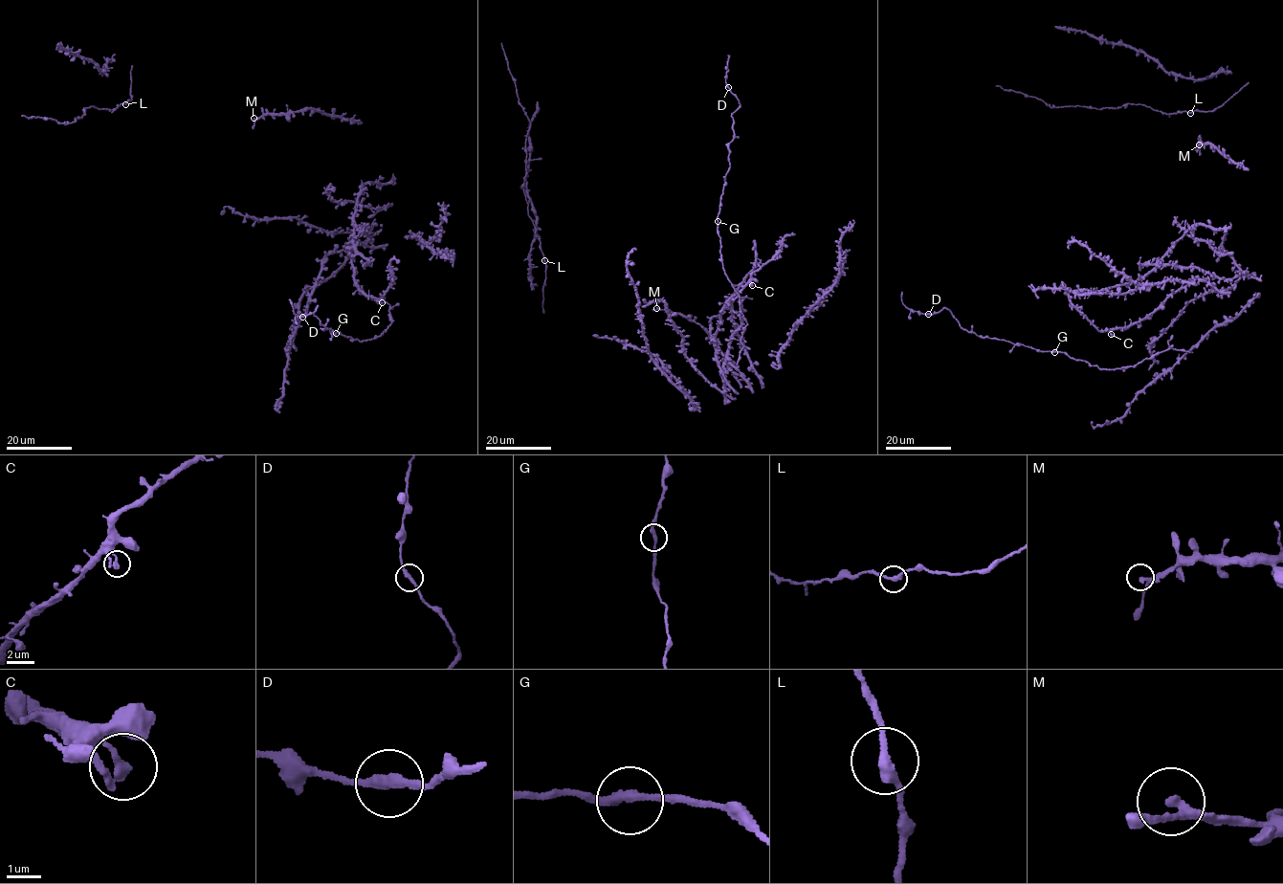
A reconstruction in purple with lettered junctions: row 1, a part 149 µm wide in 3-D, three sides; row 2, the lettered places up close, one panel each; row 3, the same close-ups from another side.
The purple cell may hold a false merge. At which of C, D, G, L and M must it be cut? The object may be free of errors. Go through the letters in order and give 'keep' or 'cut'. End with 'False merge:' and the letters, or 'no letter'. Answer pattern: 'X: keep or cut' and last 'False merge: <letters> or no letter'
C: keep
D: keep
G: keep
L: keep
M: keep
False merge: no letter

